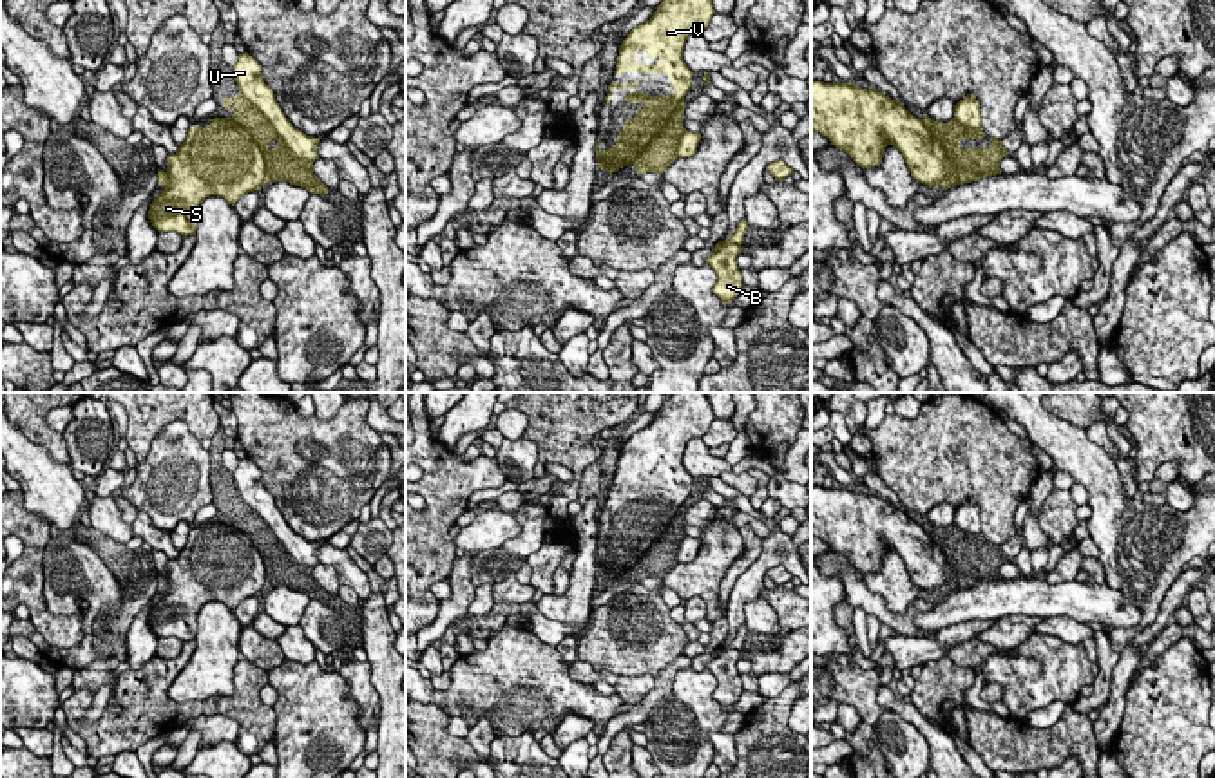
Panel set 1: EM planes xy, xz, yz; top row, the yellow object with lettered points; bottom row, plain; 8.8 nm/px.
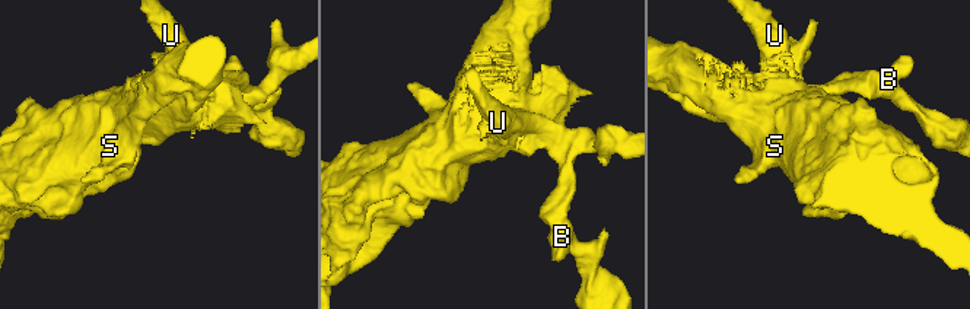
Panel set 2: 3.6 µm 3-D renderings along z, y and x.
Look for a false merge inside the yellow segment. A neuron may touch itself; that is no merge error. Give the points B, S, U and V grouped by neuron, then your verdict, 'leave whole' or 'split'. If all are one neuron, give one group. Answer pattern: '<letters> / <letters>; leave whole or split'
B U / S V; split

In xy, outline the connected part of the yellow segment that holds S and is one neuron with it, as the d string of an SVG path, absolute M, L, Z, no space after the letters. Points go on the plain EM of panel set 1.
M232 519L230 523L210 525L203 536L190 530L179 555L168 559L167 575L158 574L158 592L165 595L152 606L148 624L159 639L196 640L197 615L206 602L217 601L234 612L244 599L261 595L268 586L286 586L306 593L310 599L328 599L328 592L313 579L313 568L297 563L266 523Z

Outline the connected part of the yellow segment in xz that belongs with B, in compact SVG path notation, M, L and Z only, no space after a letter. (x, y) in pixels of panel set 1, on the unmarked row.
M742 624L735 637L726 646L719 646L715 657L706 664L706 669L710 669L717 680L713 698L722 706L724 713L728 707L735 706L744 691L737 671L737 660L741 659L746 635L748 628Z

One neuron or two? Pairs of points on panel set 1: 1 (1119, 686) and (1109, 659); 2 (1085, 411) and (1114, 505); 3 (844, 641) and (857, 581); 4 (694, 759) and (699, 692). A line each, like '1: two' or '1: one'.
1: two
2: two
3: two
4: one

